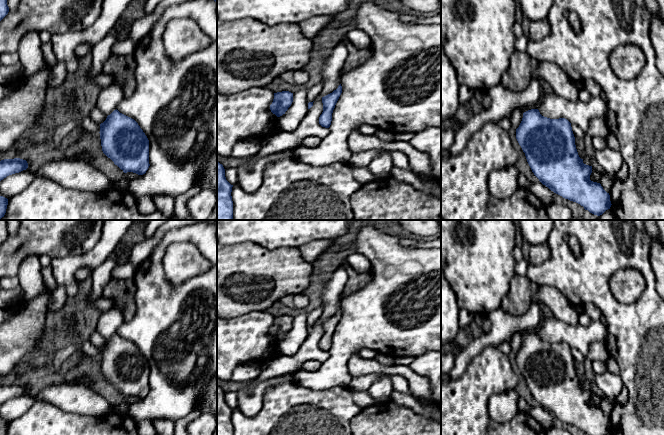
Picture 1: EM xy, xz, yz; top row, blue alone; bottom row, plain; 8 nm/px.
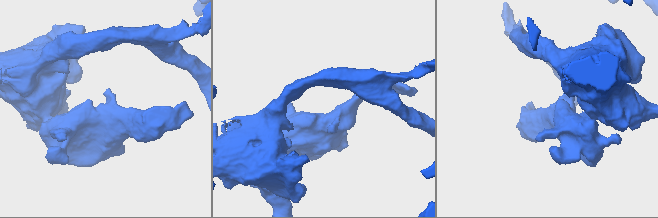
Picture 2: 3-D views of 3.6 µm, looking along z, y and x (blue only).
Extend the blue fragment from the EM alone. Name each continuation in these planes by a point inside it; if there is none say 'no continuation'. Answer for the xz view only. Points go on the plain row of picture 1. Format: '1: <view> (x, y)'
no continuation

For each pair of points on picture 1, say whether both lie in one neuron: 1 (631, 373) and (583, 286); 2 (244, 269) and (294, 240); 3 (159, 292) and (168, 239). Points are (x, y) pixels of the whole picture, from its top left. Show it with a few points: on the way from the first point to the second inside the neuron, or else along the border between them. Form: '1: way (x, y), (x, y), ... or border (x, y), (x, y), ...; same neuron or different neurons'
1: way (631, 350), (631, 329), (606, 304); same neuron
2: border (259, 246), (268, 249), (281, 247), (297, 248); different neurons
3: way (156, 279), (156, 256), (159, 252); same neuron

